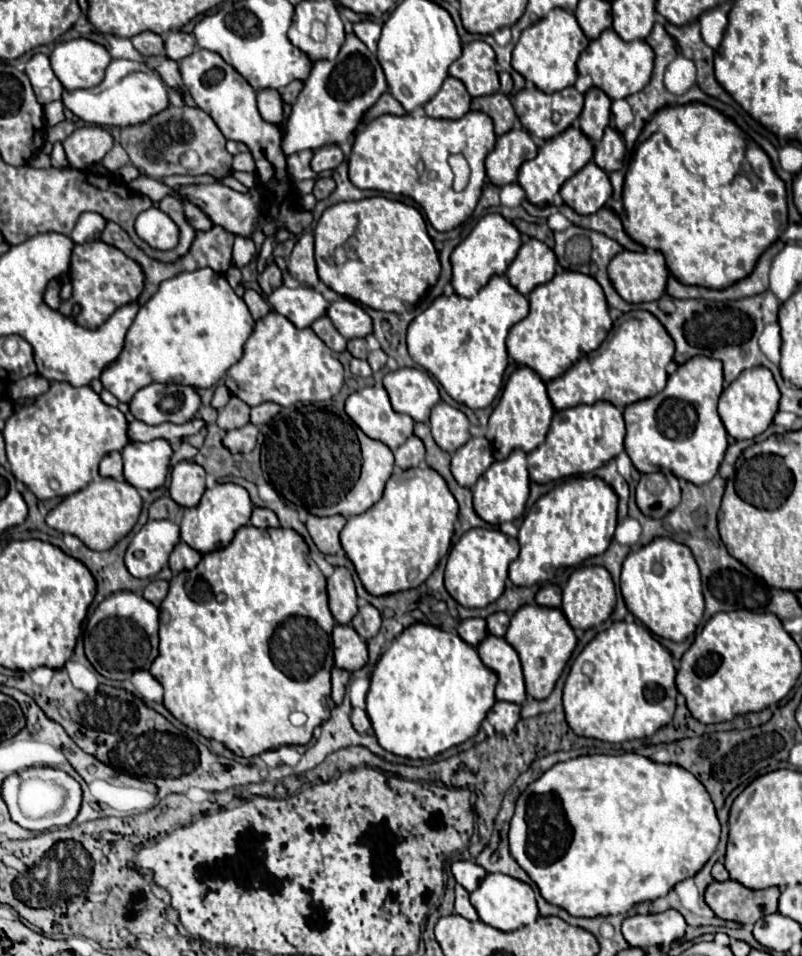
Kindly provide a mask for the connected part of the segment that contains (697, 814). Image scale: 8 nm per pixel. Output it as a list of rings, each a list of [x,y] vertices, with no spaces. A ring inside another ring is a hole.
[[[593,754],[593,756],[579,756],[571,758],[567,762],[559,762],[551,766],[547,772],[541,774],[517,800],[515,814],[511,818],[509,828],[509,846],[511,854],[515,856],[517,864],[531,876],[531,880],[539,886],[541,896],[555,906],[561,906],[571,916],[607,916],[607,914],[619,914],[627,912],[633,904],[643,900],[655,900],[659,896],[665,896],[679,880],[685,880],[689,876],[695,876],[705,862],[713,856],[717,844],[719,844],[721,826],[715,816],[715,808],[711,802],[709,792],[703,788],[703,784],[685,768],[677,764],[657,764],[641,754],[621,754],[621,756],[609,756],[609,754]],[[555,798],[559,800],[565,816],[555,816]]]

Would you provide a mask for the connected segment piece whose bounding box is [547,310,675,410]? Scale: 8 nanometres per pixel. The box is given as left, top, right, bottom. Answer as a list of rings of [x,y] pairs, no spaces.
[[[625,312],[597,350],[585,354],[565,374],[547,382],[549,398],[557,410],[575,404],[593,404],[595,400],[607,400],[623,408],[637,400],[651,398],[665,388],[667,364],[673,360],[673,352],[673,338],[651,312]]]

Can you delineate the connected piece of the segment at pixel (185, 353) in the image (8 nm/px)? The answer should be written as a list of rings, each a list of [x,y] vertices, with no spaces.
[[[211,268],[181,272],[165,280],[157,294],[139,308],[127,332],[123,356],[103,372],[101,382],[119,402],[129,402],[139,388],[151,382],[215,386],[227,368],[243,358],[243,346],[253,324],[247,304],[233,292],[223,274]]]

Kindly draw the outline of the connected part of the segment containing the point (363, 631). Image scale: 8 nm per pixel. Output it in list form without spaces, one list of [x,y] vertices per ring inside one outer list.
[[[363,602],[357,616],[351,620],[351,624],[363,640],[369,640],[369,638],[377,636],[379,628],[381,628],[381,614],[375,606],[371,606],[369,602]]]

